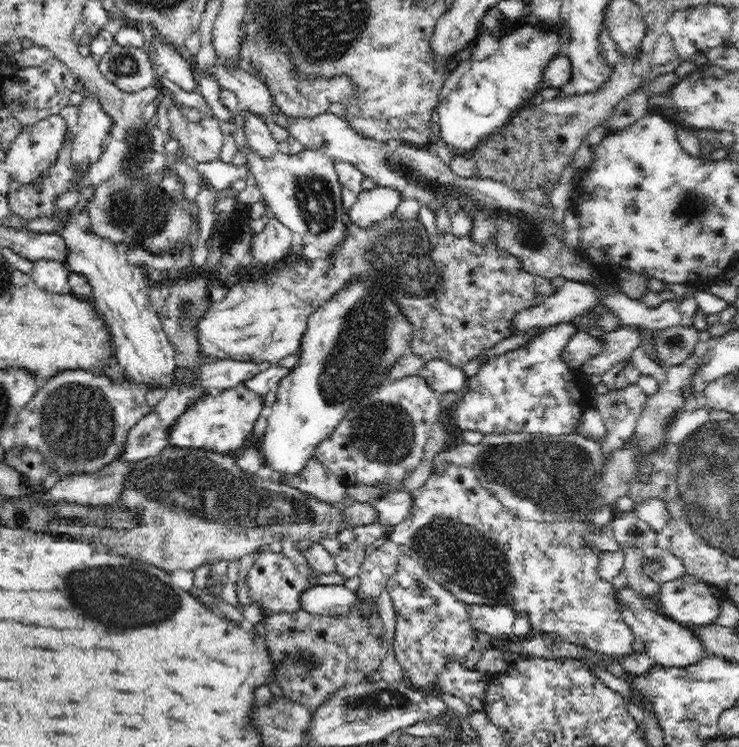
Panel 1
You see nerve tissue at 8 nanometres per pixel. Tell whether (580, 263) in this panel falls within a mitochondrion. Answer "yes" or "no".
no

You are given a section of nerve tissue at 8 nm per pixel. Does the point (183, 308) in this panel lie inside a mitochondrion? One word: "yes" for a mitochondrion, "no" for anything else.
yes

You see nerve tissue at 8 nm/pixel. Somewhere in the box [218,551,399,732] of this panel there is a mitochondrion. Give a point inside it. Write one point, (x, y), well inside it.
(306, 658)

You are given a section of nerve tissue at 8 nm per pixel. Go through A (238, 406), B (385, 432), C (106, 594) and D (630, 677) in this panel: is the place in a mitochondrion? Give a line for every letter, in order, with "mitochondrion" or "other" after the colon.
A: other
B: mitochondrion
C: mitochondrion
D: other

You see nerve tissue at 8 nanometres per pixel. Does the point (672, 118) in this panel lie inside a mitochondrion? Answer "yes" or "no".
no

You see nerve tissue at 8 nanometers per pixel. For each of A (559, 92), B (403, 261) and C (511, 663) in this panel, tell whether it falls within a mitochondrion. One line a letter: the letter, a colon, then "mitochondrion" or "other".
A: other
B: mitochondrion
C: other

